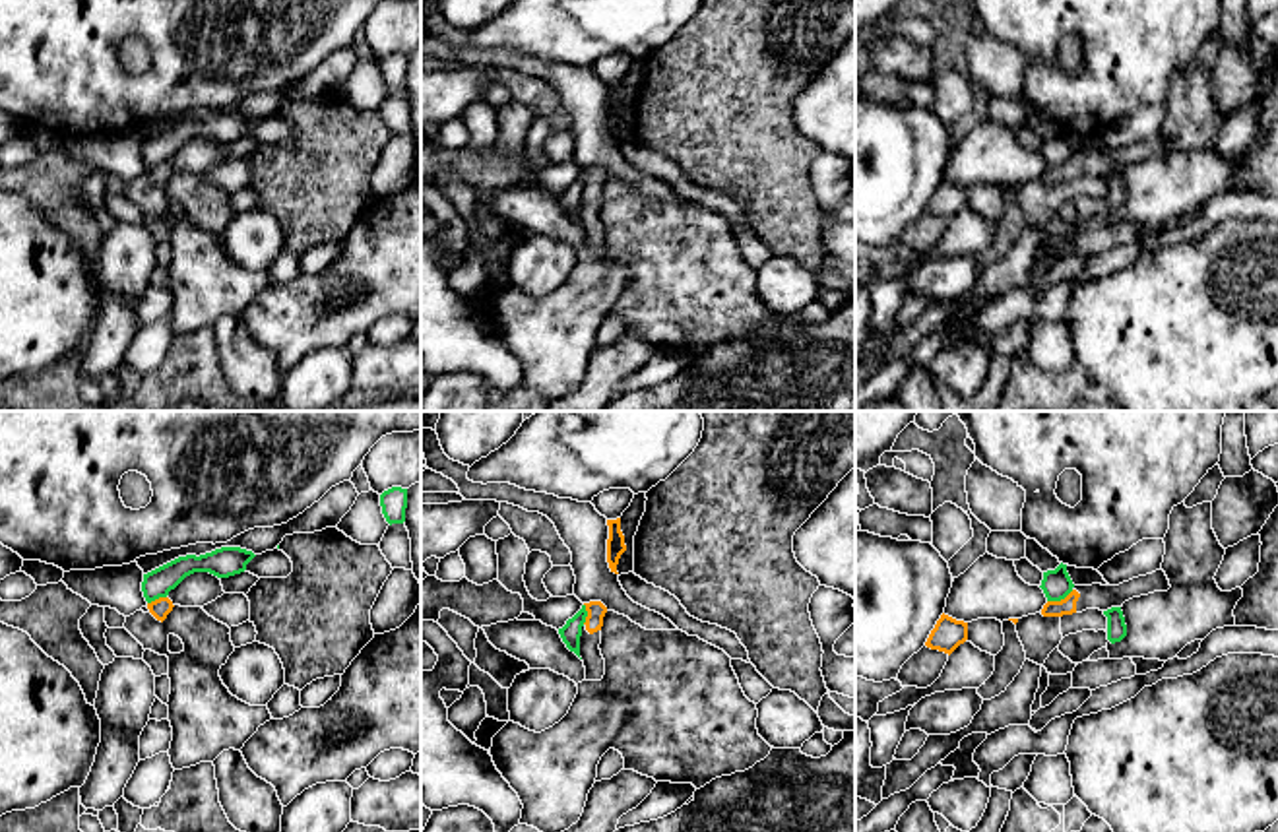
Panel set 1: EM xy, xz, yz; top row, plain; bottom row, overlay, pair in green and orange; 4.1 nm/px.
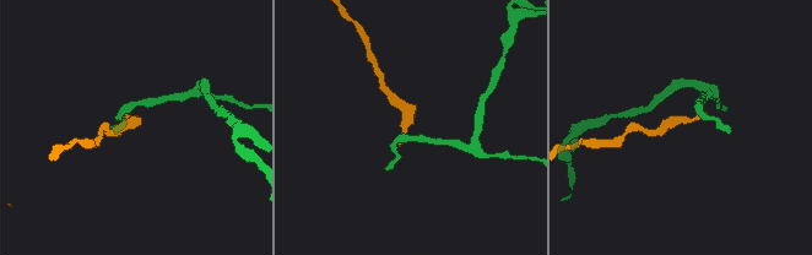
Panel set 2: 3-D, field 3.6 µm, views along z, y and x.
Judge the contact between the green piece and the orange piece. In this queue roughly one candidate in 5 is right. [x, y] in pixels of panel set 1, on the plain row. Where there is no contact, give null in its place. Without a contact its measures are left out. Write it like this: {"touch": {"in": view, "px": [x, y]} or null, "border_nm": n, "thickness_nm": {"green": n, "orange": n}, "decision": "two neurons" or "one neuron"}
{"touch": {"in": "yz", "px": [1059, 165]}, "border_nm": 120, "thickness_nm": {"green": 120, "orange": 70}, "decision": "two neurons"}

